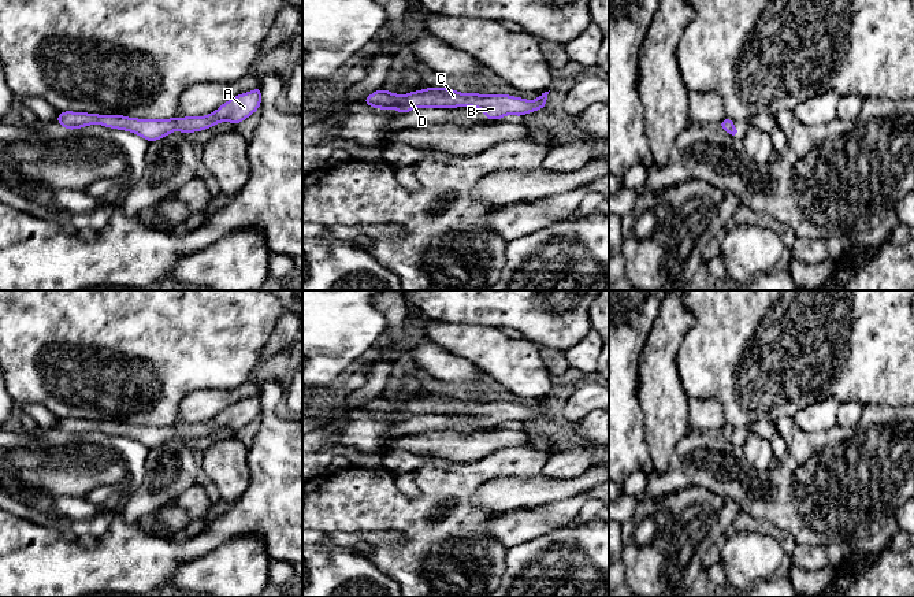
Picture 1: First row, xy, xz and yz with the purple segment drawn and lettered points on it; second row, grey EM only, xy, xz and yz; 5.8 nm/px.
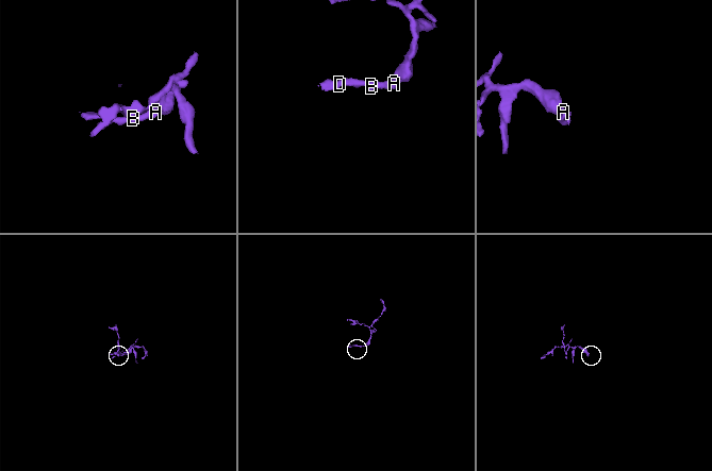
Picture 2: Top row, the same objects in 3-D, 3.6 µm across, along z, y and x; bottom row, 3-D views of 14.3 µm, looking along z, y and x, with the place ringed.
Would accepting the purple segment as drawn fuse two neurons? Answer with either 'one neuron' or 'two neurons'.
one neuron

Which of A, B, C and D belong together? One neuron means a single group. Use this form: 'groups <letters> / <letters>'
groups A B C D

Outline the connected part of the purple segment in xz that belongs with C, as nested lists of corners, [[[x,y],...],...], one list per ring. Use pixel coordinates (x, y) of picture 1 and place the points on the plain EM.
[[[443,393],[426,394],[408,401],[390,400],[386,396],[379,396],[363,405],[364,411],[389,416],[394,415],[400,420],[408,420],[413,415],[457,415],[472,414],[484,418],[486,426],[499,427],[505,422],[523,423],[536,416],[545,416],[549,398],[538,403],[536,407],[527,407],[509,401],[486,401],[480,400],[460,400]]]

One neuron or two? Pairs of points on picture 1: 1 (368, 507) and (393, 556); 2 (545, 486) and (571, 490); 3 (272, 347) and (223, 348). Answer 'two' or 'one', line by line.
1: one
2: one
3: two

